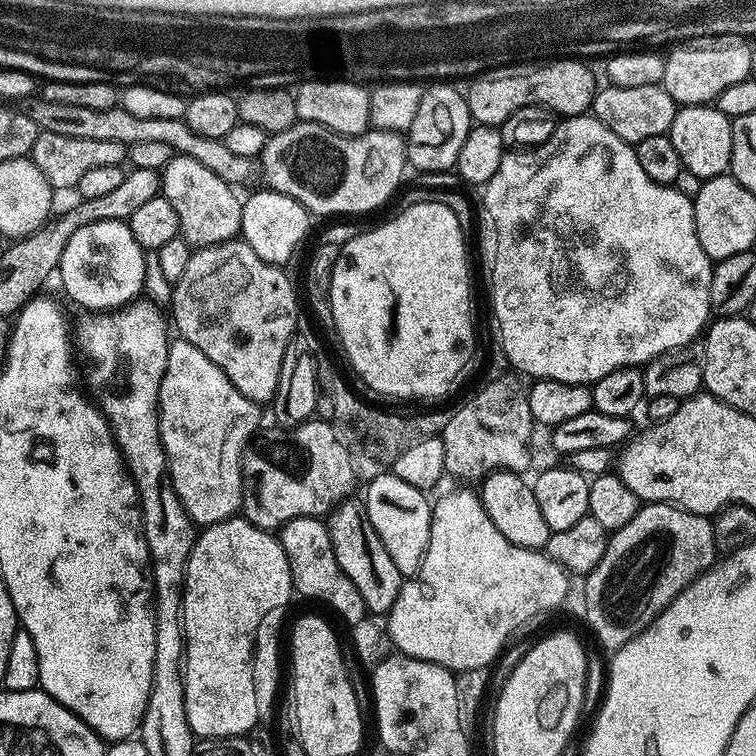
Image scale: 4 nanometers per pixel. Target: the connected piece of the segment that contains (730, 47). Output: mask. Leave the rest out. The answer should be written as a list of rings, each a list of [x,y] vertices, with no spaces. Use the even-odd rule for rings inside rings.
[[[728,42],[725,48],[688,48],[692,46],[676,46],[671,49],[672,53],[664,56],[664,73],[660,84],[670,94],[670,98],[677,105],[687,106],[689,104],[711,105],[726,90],[726,86],[734,86],[734,82],[742,82],[753,75],[752,52],[744,42]]]

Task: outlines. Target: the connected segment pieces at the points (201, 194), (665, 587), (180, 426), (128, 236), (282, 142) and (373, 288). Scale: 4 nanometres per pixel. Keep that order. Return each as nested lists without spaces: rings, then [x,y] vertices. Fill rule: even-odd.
[[[173,155],[171,162],[162,170],[162,195],[174,206],[174,214],[180,219],[180,235],[193,246],[224,244],[227,240],[235,240],[240,236],[241,197],[236,197],[237,189],[233,185],[222,182],[214,170],[206,170],[202,162],[189,156]]]
[[[645,503],[634,514],[634,518],[630,518],[630,522],[626,522],[626,526],[622,526],[616,532],[611,533],[606,546],[606,554],[602,554],[602,562],[598,562],[598,566],[594,566],[594,570],[589,572],[584,584],[584,616],[588,619],[588,624],[592,627],[592,632],[596,635],[596,640],[602,647],[607,650],[615,650],[621,648],[626,642],[630,642],[630,638],[634,638],[642,630],[646,630],[656,621],[660,611],[666,606],[670,606],[672,599],[686,587],[690,582],[694,582],[702,573],[711,568],[718,559],[718,549],[716,539],[714,538],[714,530],[712,529],[712,520],[707,516],[699,516],[693,512],[687,512],[685,508],[681,508],[674,504],[654,504]]]
[[[179,338],[171,341],[160,387],[160,437],[168,459],[168,476],[193,524],[217,524],[233,519],[241,511],[244,480],[240,477],[240,459],[261,427],[260,412],[261,409],[241,394],[234,382],[230,382],[230,378],[226,378],[226,374],[218,370],[218,366],[214,366],[214,362],[210,362],[202,350],[198,350],[198,346]]]
[[[103,220],[82,226],[62,250],[58,269],[64,292],[84,310],[111,310],[131,304],[144,288],[145,249],[122,220]]]
[[[305,120],[292,124],[281,132],[271,133],[262,154],[258,158],[258,172],[260,170],[261,174],[264,175],[263,187],[265,189],[286,194],[298,201],[302,207],[307,208],[309,213],[316,215],[317,212],[320,216],[332,216],[335,212],[372,212],[375,208],[382,207],[395,194],[396,187],[399,186],[400,179],[404,176],[404,168],[406,169],[406,140],[399,132],[369,130],[357,136],[343,136],[340,132],[330,130],[326,126]]]
[[[435,198],[417,204],[404,206],[397,216],[389,218],[377,228],[364,228],[356,238],[340,246],[338,262],[334,262],[328,301],[333,307],[333,318],[336,323],[335,335],[340,336],[340,344],[348,355],[354,371],[368,388],[373,388],[380,396],[397,396],[400,400],[412,400],[415,396],[425,396],[432,400],[435,396],[444,396],[452,388],[452,383],[460,376],[460,371],[472,360],[472,351],[476,348],[476,328],[472,325],[472,276],[468,273],[468,248],[464,245],[466,233],[458,226],[458,218],[450,206],[442,206]]]

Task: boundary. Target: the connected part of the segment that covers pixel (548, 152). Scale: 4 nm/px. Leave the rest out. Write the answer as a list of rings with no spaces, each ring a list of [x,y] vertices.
[[[591,114],[561,119],[554,134],[537,148],[505,151],[498,174],[483,185],[484,212],[492,223],[496,235],[496,253],[492,256],[492,277],[488,280],[488,292],[492,295],[492,316],[500,331],[499,351],[513,369],[525,372],[532,380],[553,380],[571,384],[587,384],[606,378],[619,368],[635,368],[647,365],[649,360],[693,343],[705,331],[710,320],[710,278],[714,261],[702,250],[694,226],[692,198],[682,194],[675,186],[659,184],[646,178],[646,172],[638,163],[635,147],[628,144],[614,130]]]

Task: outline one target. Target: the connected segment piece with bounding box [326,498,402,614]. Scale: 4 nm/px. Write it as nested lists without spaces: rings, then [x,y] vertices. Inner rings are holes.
[[[345,498],[332,509],[327,517],[330,542],[334,546],[334,554],[338,558],[338,566],[358,586],[358,594],[362,594],[362,602],[369,613],[387,614],[394,606],[400,593],[402,577],[398,566],[390,554],[386,554],[386,546],[382,546],[382,538],[374,534],[374,526],[370,526],[370,518],[366,514],[363,499]]]

